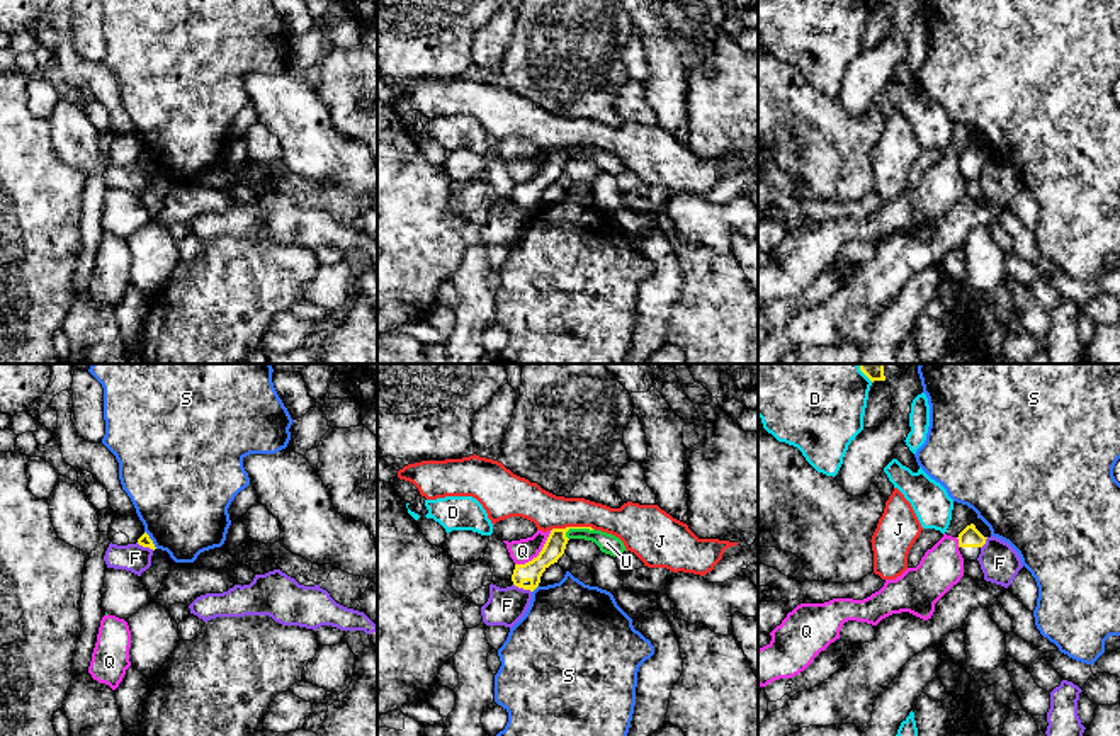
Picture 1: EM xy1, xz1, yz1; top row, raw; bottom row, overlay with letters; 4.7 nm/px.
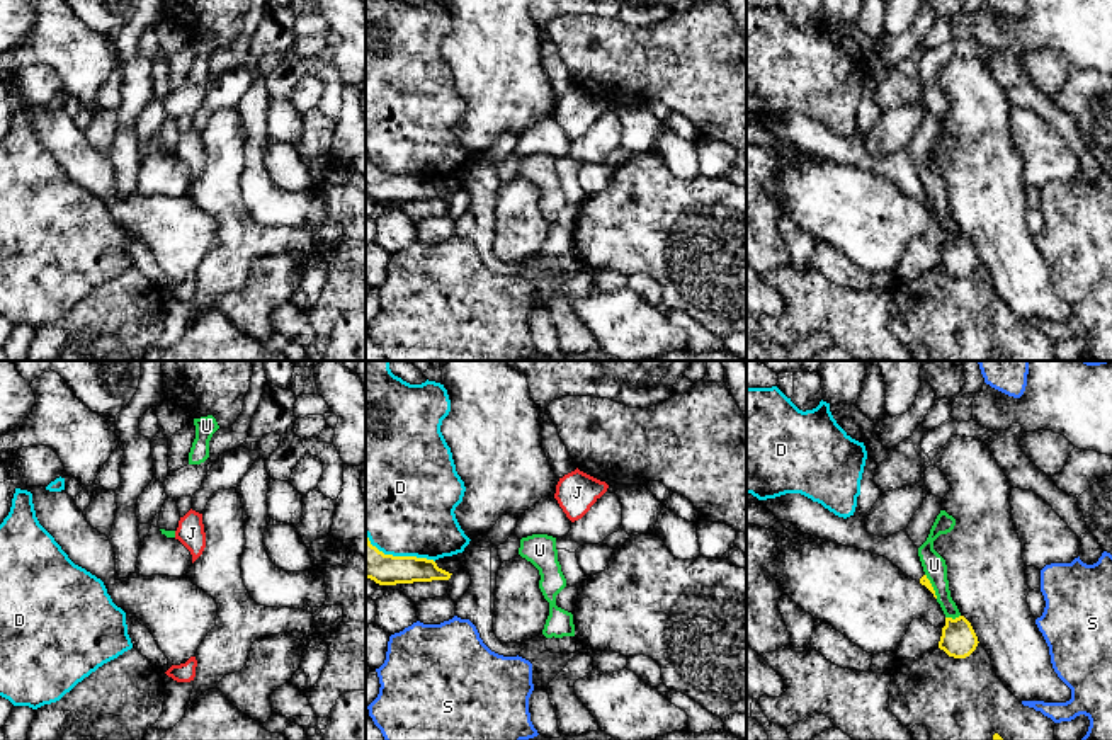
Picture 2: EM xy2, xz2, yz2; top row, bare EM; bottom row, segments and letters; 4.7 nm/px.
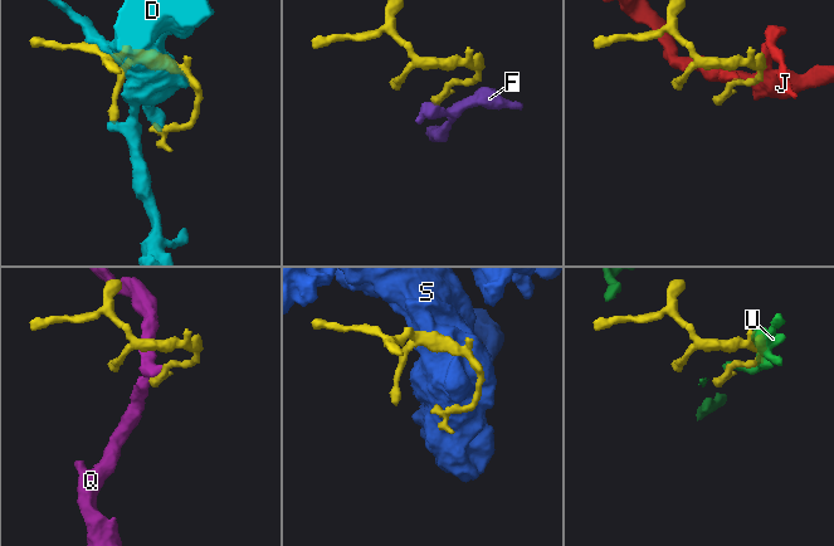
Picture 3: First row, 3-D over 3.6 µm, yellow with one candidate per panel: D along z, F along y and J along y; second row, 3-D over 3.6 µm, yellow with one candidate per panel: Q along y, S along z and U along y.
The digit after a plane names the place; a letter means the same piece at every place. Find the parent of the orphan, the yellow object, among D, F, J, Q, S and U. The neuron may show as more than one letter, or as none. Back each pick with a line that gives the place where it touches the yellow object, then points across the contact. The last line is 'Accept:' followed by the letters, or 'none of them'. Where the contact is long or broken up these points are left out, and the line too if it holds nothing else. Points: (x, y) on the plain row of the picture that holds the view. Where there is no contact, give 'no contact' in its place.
Accept: none of them

